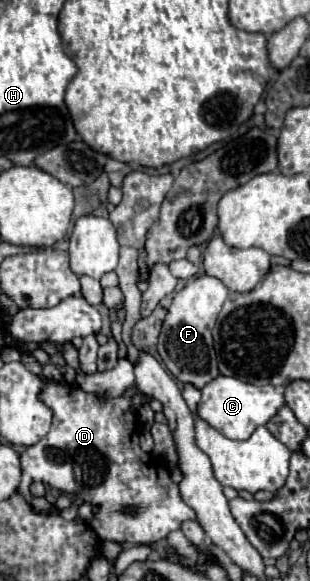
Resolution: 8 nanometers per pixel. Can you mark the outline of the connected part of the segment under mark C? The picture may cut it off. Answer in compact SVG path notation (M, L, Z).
M229 376L215 378L201 390L201 394L203 398L197 406L197 414L231 440L247 440L255 428L265 426L279 412L279 408L285 406L285 396L275 386L253 386Z

